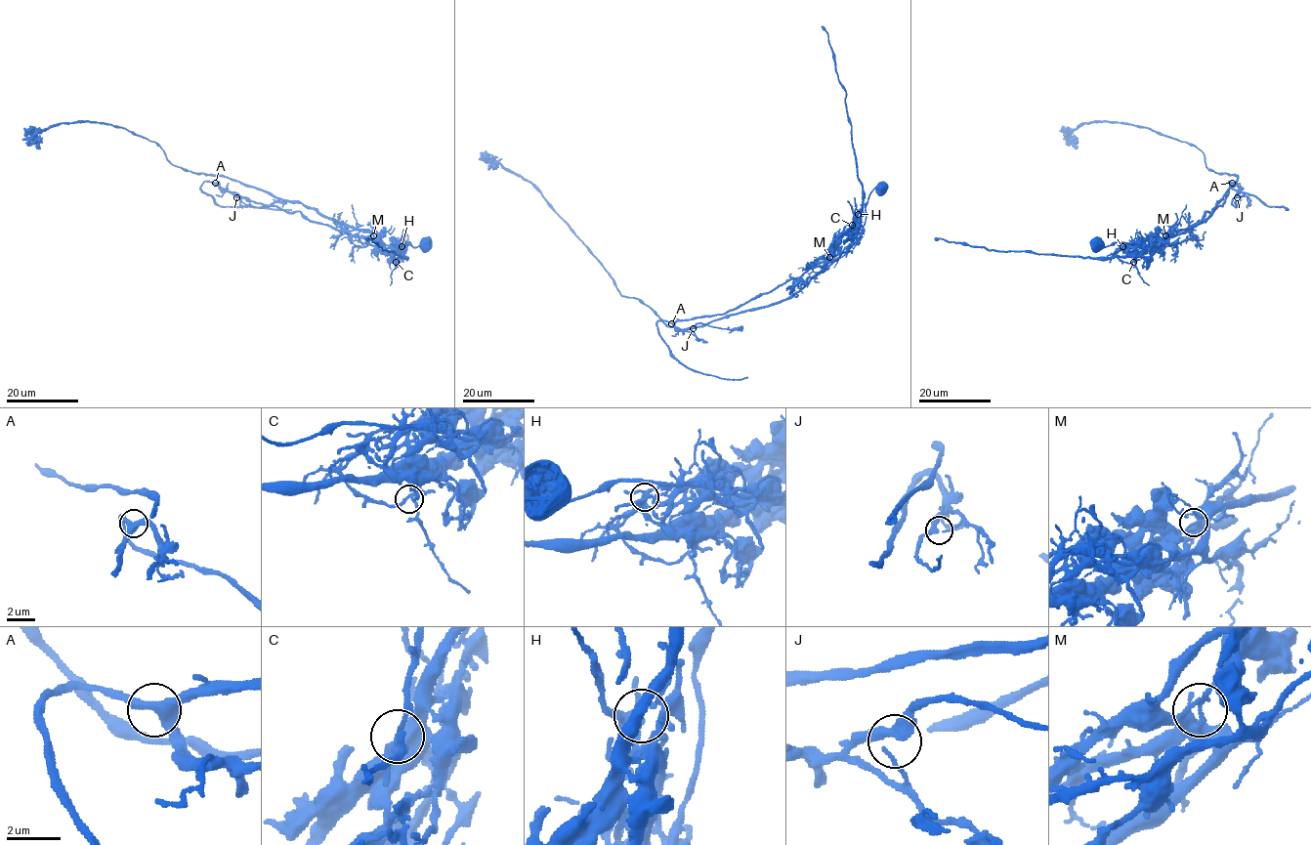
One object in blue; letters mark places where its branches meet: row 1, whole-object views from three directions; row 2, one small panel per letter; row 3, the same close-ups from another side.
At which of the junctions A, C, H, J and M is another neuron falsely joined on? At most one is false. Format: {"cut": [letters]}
{"cut": ["M"]}

